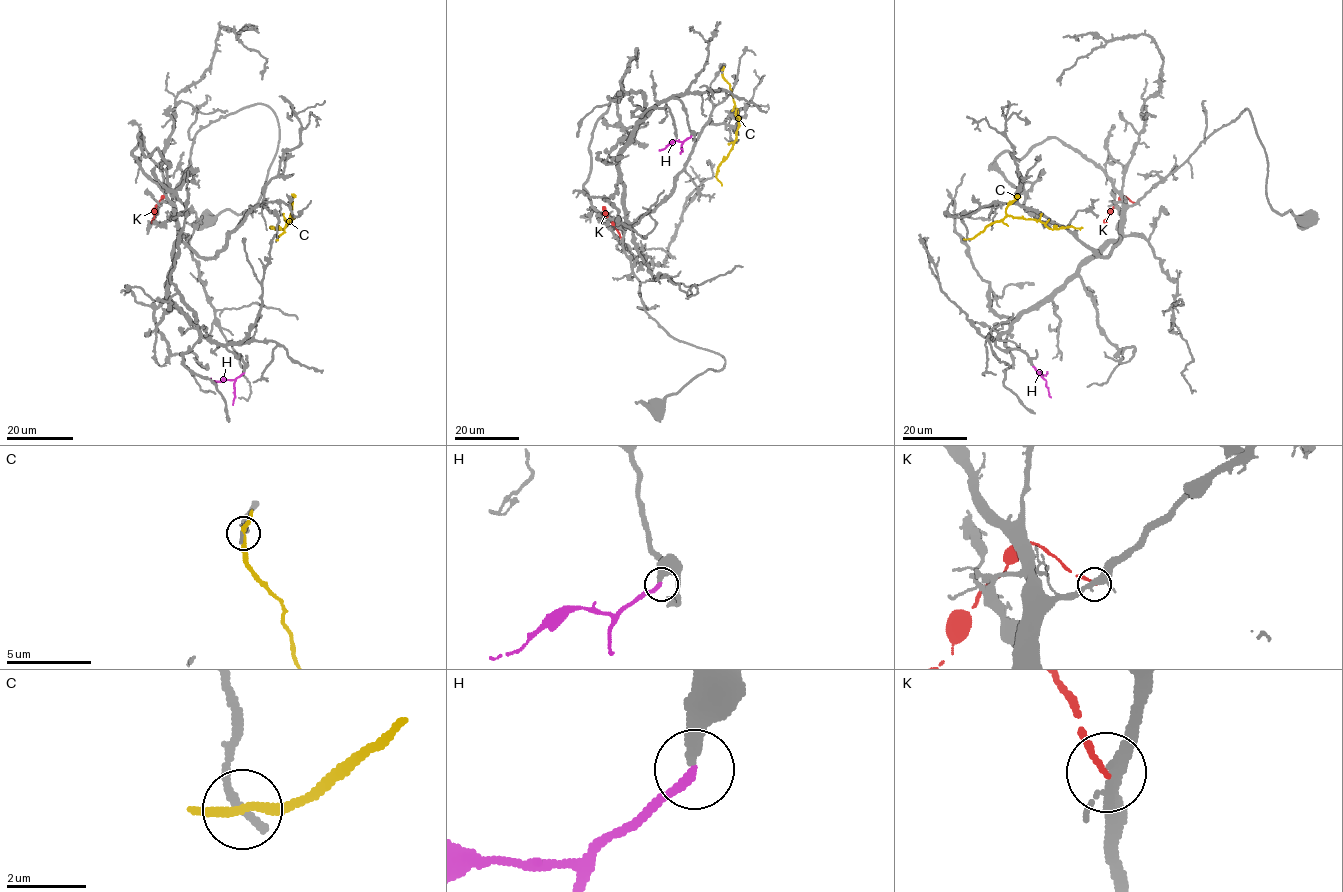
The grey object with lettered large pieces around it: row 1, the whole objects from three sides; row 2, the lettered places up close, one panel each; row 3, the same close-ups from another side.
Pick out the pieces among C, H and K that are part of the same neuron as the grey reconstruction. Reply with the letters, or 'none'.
H

